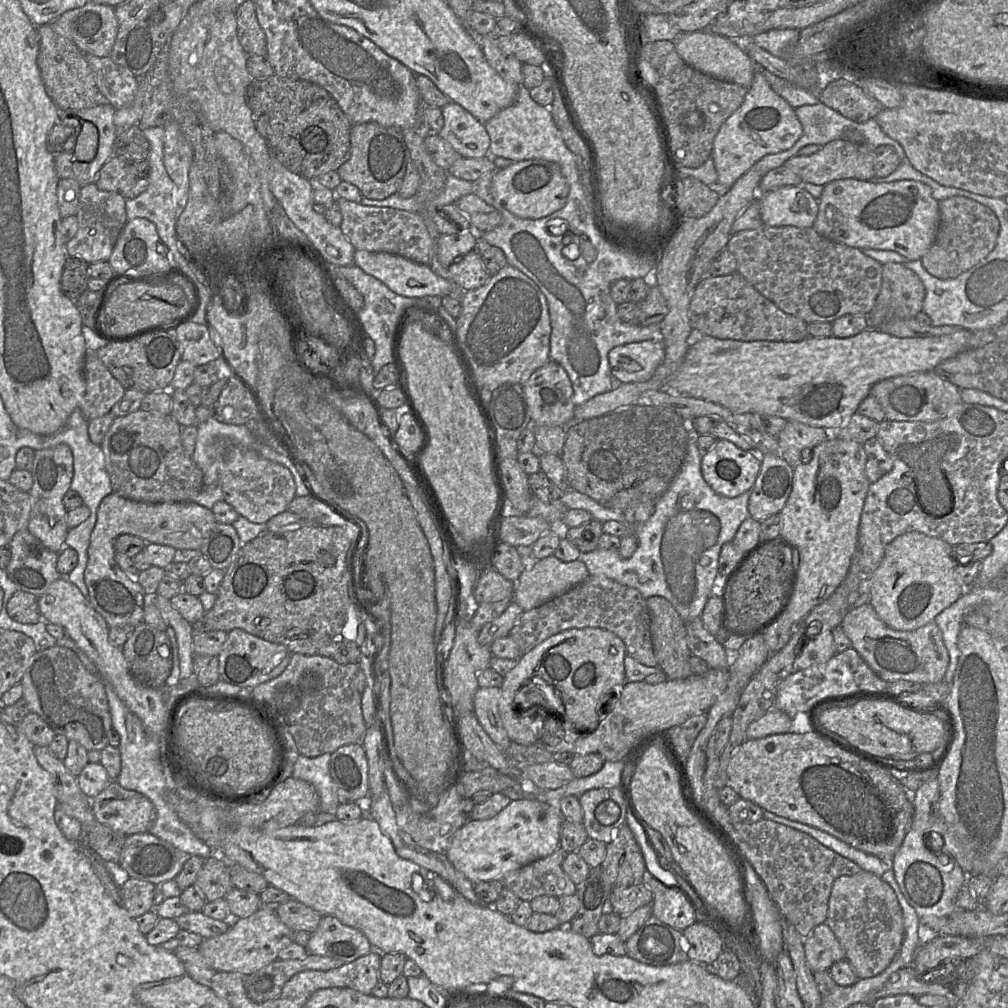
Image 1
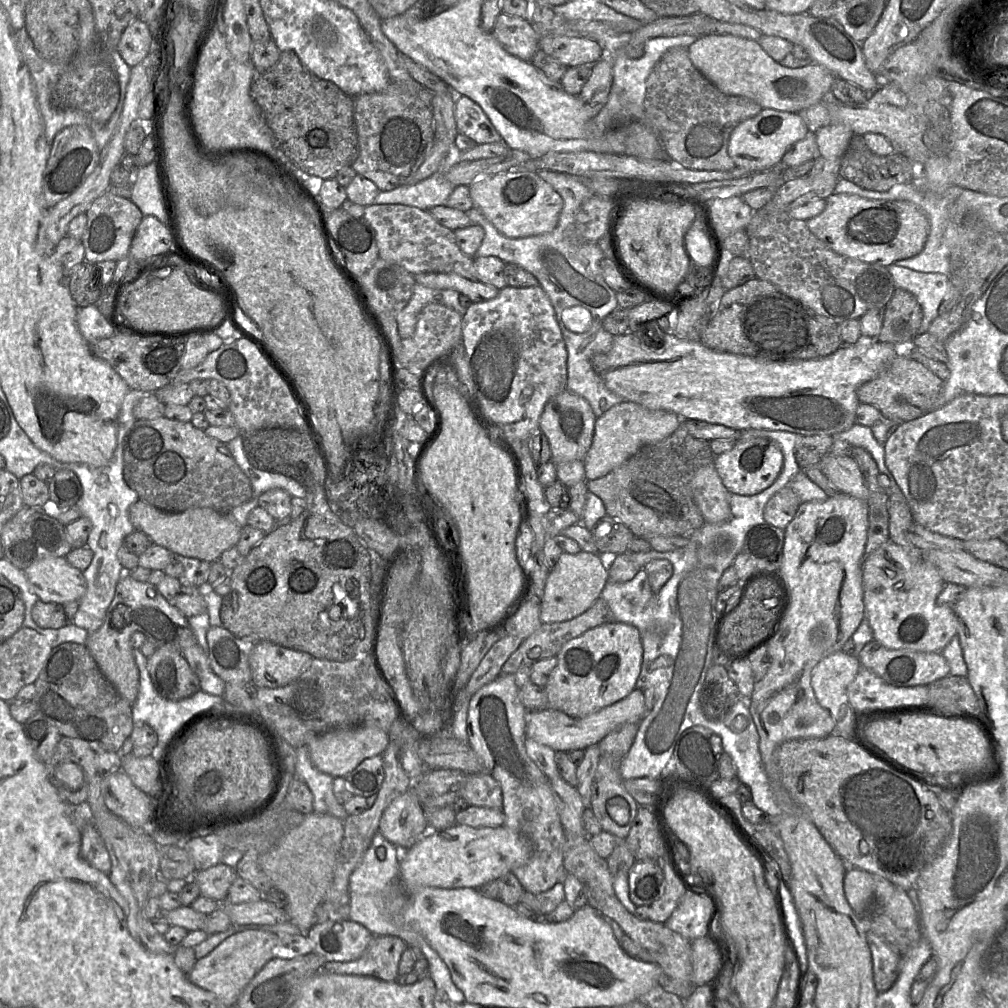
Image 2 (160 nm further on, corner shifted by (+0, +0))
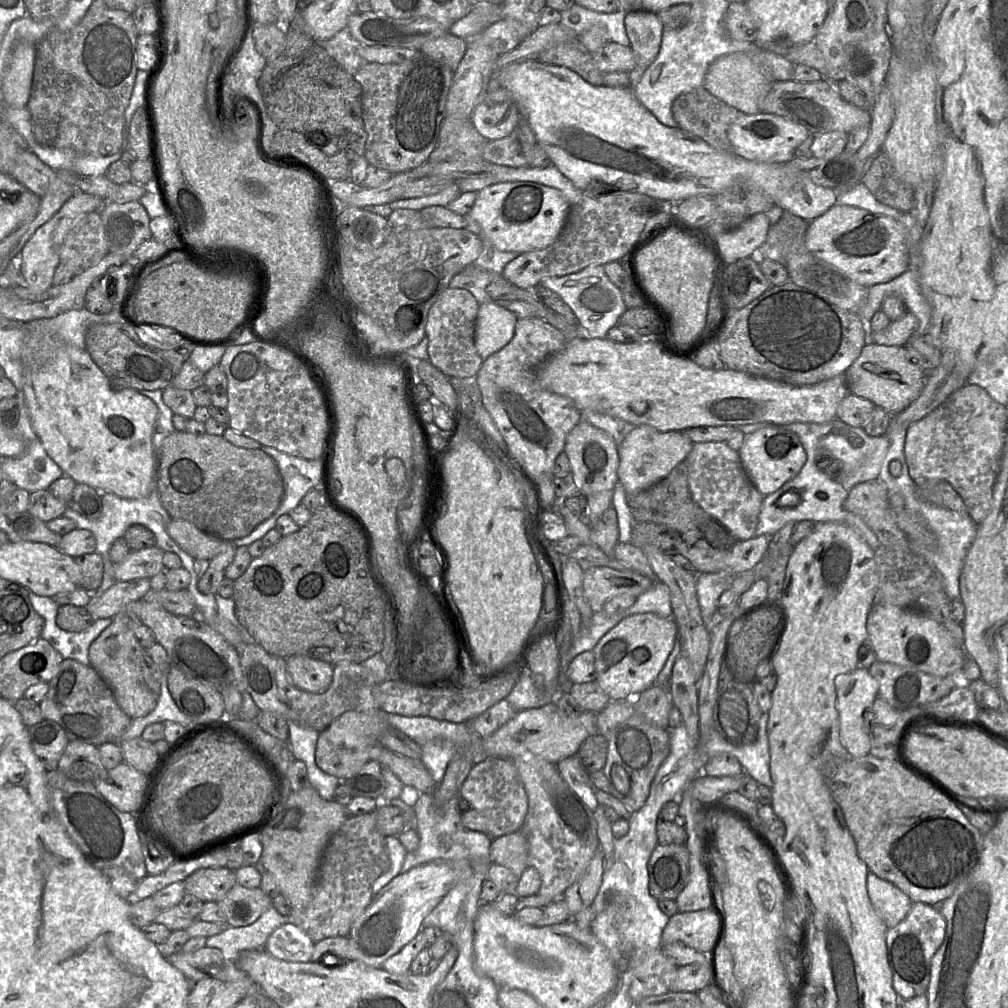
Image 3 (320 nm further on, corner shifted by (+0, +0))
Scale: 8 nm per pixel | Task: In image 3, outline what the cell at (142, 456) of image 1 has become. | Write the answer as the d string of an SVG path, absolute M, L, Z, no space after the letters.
M175 430L160 441L157 454L155 490L164 509L172 519L189 521L222 540L234 541L250 535L276 513L284 499L285 486L276 463L261 449L234 446L223 436Z

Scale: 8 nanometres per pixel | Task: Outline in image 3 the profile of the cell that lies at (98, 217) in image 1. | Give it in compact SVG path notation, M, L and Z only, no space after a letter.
M139 201L105 202L99 212L109 253L131 256L145 241L152 239L151 218Z

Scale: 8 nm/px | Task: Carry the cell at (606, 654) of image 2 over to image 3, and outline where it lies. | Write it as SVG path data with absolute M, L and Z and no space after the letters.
M654 613L633 614L609 630L592 649L595 682L610 697L611 701L631 700L655 684L668 656L678 639L678 626L673 617L665 618Z

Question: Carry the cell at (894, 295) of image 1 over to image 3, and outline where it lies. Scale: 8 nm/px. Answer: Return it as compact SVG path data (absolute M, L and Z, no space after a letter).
M911 312L893 321L887 328L878 332L868 332L868 340L885 346L906 347L919 326L918 318Z

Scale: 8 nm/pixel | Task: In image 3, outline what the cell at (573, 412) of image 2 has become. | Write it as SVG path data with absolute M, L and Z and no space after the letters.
M582 419L567 435L564 453L570 462L571 476L582 495L613 492L618 484L619 455L617 444L607 432Z

